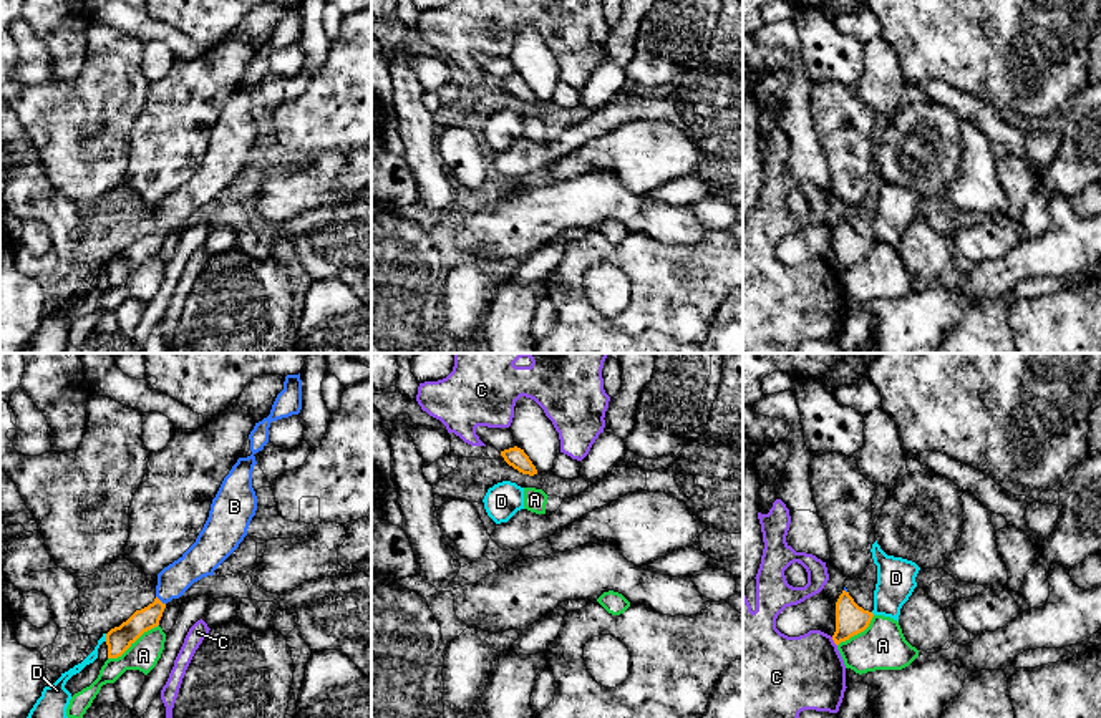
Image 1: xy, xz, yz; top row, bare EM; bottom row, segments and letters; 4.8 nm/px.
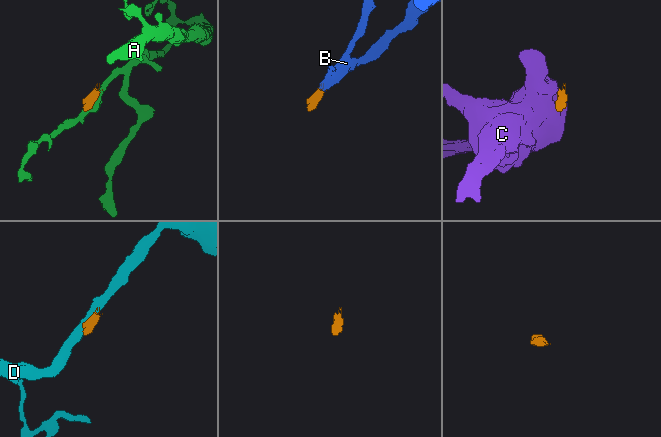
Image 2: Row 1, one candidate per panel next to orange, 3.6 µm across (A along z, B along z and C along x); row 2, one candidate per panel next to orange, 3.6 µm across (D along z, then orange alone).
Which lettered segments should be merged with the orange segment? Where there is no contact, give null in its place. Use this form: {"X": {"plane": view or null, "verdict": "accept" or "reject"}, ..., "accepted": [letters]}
{"A": {"plane": "xy", "verdict": "reject"}, "B": {"plane": "xy", "verdict": "accept"}, "C": {"plane": "yz", "verdict": "reject"}, "D": {"plane": "xy", "verdict": "reject"}, "accepted": ["B"]}

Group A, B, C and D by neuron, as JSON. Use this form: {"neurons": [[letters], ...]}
{"neurons": [["A"], ["B"], ["C"], ["D"]]}

